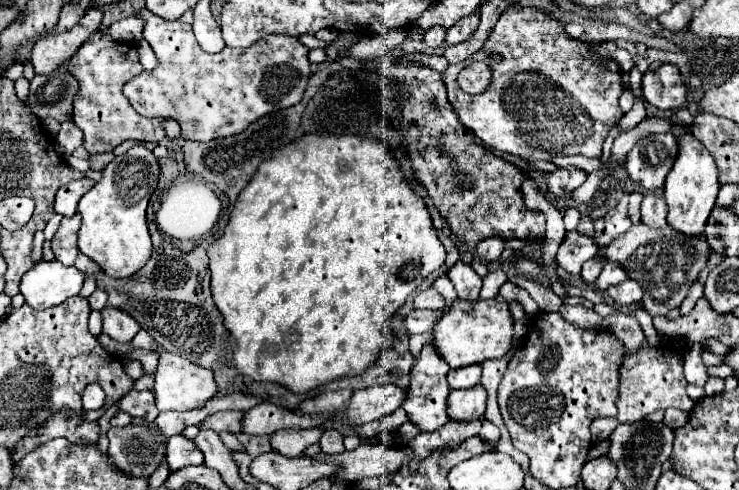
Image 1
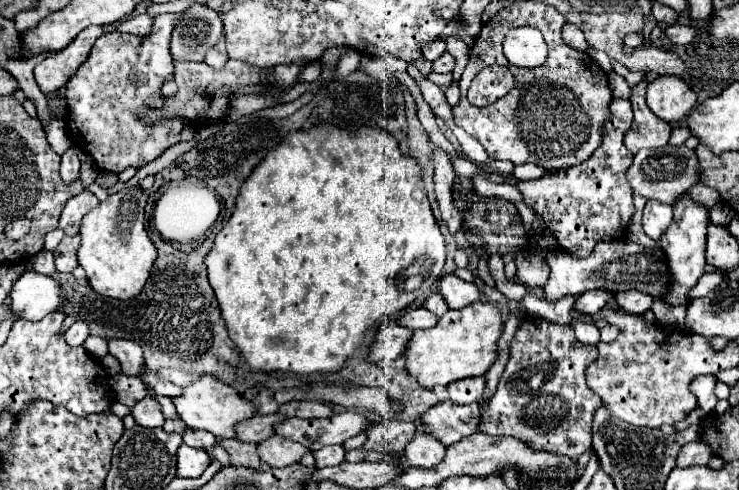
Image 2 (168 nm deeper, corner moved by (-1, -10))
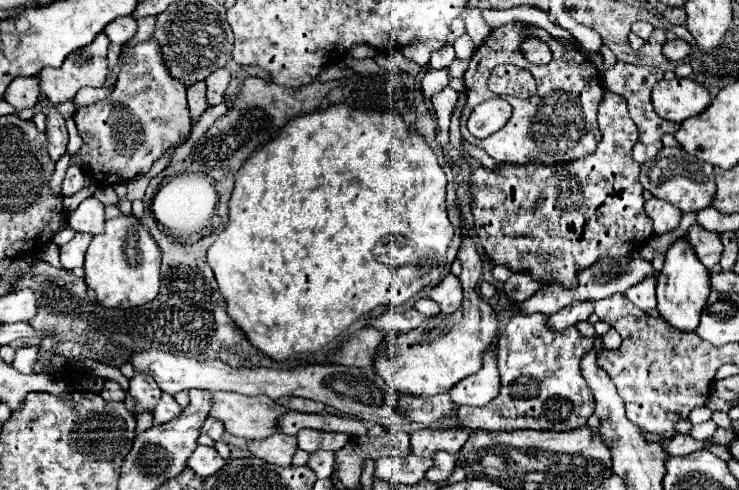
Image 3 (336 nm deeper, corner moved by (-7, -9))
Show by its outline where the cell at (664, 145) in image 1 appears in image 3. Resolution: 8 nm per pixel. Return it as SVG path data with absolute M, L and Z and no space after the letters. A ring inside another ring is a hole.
M664 147L654 161L648 161L640 167L640 183L656 199L664 199L676 205L680 211L700 211L710 207L716 193L712 169L712 165L684 153L680 147Z

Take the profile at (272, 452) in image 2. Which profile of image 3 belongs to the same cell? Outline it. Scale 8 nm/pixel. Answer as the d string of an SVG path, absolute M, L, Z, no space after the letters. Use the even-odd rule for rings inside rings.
M274 433L268 439L248 441L248 449L258 459L264 459L264 461L280 465L280 467L288 467L298 445L296 445L296 437L292 437L292 435Z

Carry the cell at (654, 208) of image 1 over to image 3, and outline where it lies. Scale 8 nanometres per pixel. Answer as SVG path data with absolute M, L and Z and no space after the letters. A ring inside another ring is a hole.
M652 197L650 201L644 203L644 211L654 221L654 233L658 233L658 235L676 229L680 223L680 217L682 217L680 209L676 209L674 205L670 205L666 201L660 201L656 197Z

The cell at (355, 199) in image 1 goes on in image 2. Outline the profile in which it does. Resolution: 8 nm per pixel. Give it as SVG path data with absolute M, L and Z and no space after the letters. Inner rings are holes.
M312 126L308 132L290 132L288 138L278 144L270 154L266 154L266 158L254 168L250 178L240 188L234 214L230 216L228 224L216 234L214 246L206 256L206 266L208 280L220 304L220 312L226 322L230 340L240 348L246 366L254 372L292 372L308 376L316 372L338 372L344 362L356 352L356 348L360 348L368 328L372 328L382 316L400 312L412 302L416 302L432 288L436 280L442 278L444 260L444 236L432 216L420 166L412 156L400 152L396 138L386 130L378 128L360 128L350 134L334 126Z

